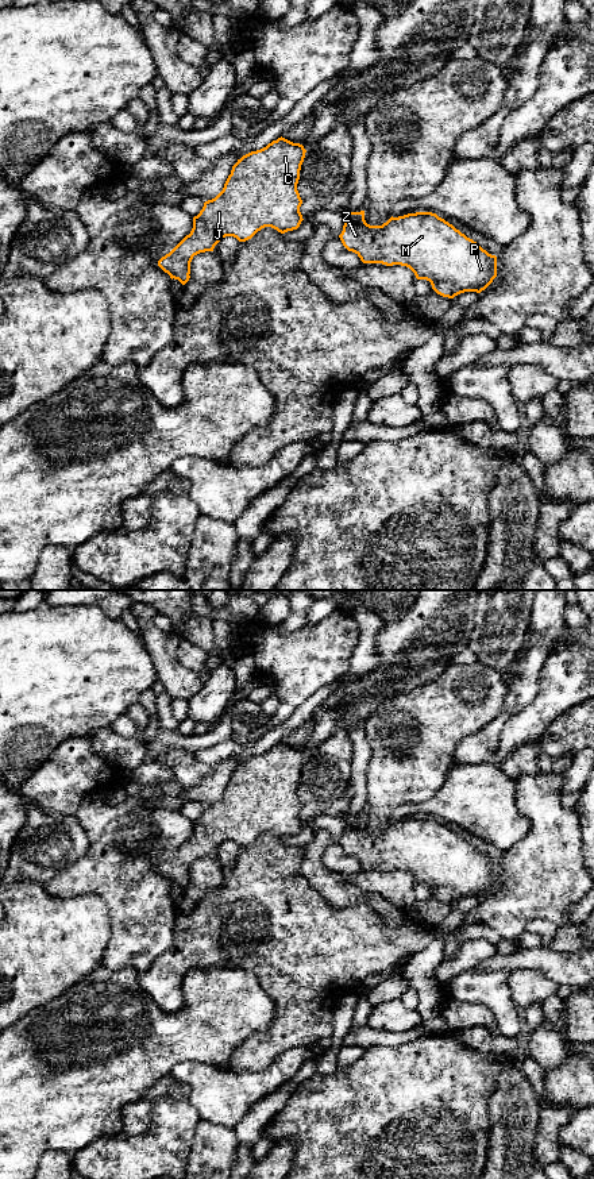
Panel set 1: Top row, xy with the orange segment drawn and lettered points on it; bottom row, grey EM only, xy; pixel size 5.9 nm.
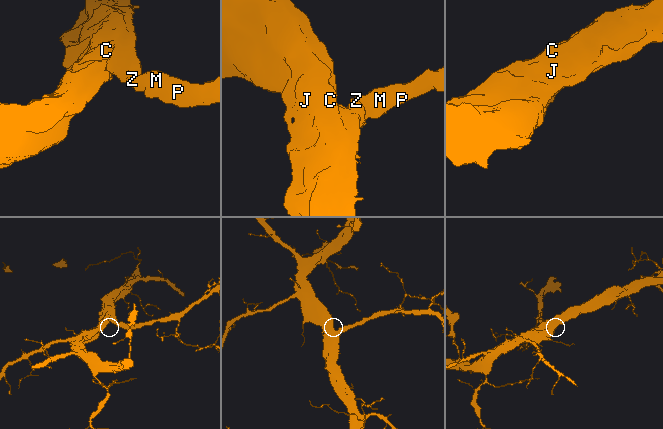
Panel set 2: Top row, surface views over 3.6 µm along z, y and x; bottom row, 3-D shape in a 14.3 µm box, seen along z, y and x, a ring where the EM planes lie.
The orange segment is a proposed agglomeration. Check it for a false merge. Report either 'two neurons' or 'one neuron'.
one neuron

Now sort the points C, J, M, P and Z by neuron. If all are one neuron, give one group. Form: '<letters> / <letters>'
C J M P Z

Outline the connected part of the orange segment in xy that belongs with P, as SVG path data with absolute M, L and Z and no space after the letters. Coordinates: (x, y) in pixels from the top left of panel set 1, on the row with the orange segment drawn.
M364 211L346 212L346 223L339 238L363 263L406 266L417 280L429 281L437 294L448 298L464 292L481 293L497 277L497 257L432 212L392 216L382 226L367 224Z

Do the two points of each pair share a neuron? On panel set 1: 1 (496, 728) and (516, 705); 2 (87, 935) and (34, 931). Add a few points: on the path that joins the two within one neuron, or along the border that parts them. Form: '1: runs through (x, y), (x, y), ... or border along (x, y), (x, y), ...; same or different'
1: runs through (500, 723), (510, 711); same
2: runs through (73, 935), (65, 931), (47, 931); same

